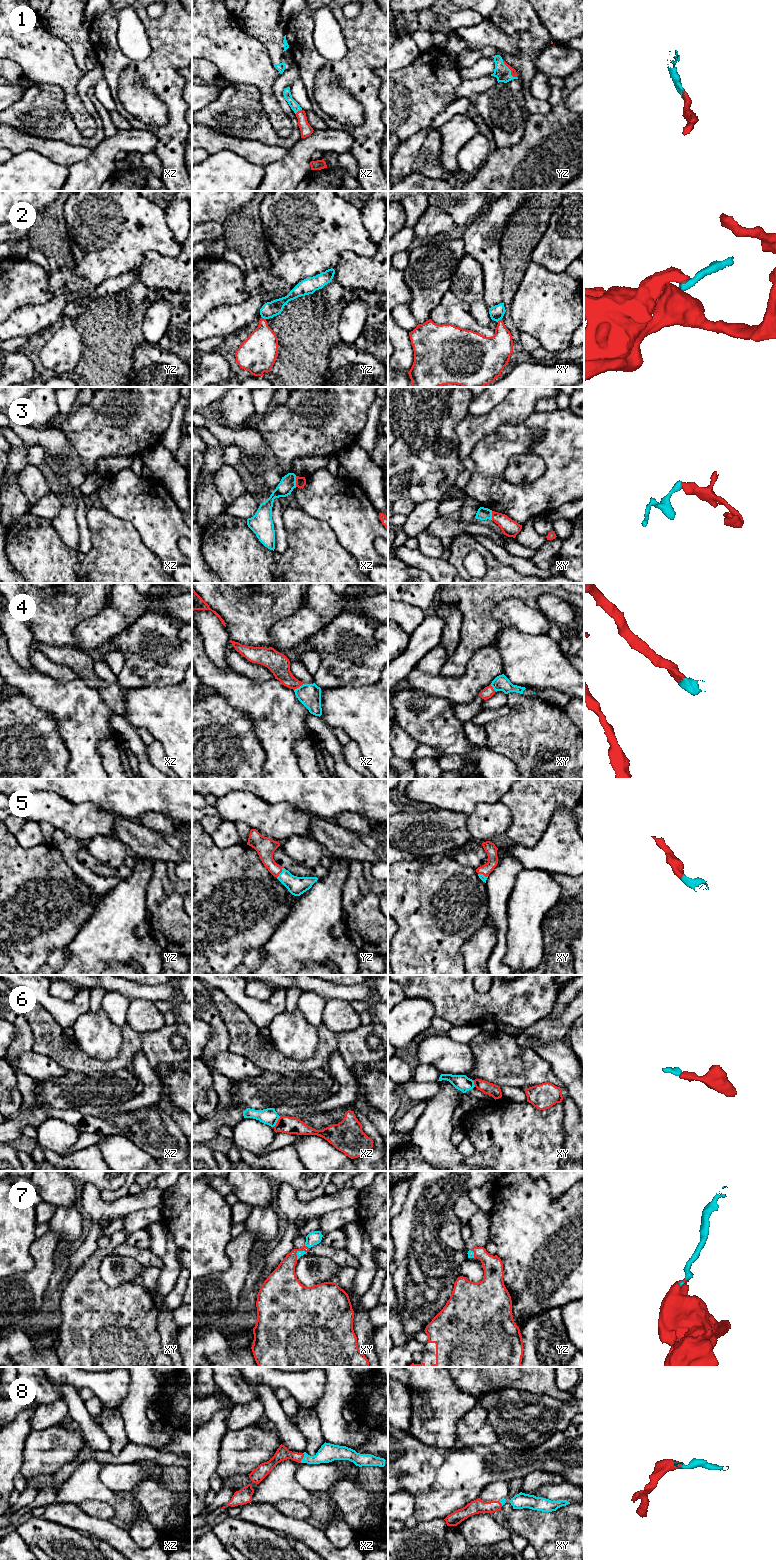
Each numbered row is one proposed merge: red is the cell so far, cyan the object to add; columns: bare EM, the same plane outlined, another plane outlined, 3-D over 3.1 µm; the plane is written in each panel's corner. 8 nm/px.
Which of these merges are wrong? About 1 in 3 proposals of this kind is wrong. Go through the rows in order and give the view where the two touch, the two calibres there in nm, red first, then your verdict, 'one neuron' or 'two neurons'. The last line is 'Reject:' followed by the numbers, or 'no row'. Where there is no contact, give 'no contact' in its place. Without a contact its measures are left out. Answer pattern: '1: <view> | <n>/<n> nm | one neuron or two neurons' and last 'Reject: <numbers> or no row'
1: yz | 50/130 nm | one neuron
2: xy | 240/120 nm | two neurons
3: xz | 80/120 nm | one neuron
4: xz | 170/180 nm | one neuron
5: yz | 160/150 nm | one neuron
6: xz | 140/140 nm | one neuron
7: xy | 190/50 nm | one neuron
8: xz | 110/150 nm | one neuron
Reject: 2

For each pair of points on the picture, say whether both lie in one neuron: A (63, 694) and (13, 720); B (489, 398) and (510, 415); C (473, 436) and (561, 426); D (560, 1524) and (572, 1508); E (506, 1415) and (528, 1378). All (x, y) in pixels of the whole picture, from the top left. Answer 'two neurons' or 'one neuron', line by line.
A: two neurons
B: two neurons
C: two neurons
D: two neurons
E: two neurons

